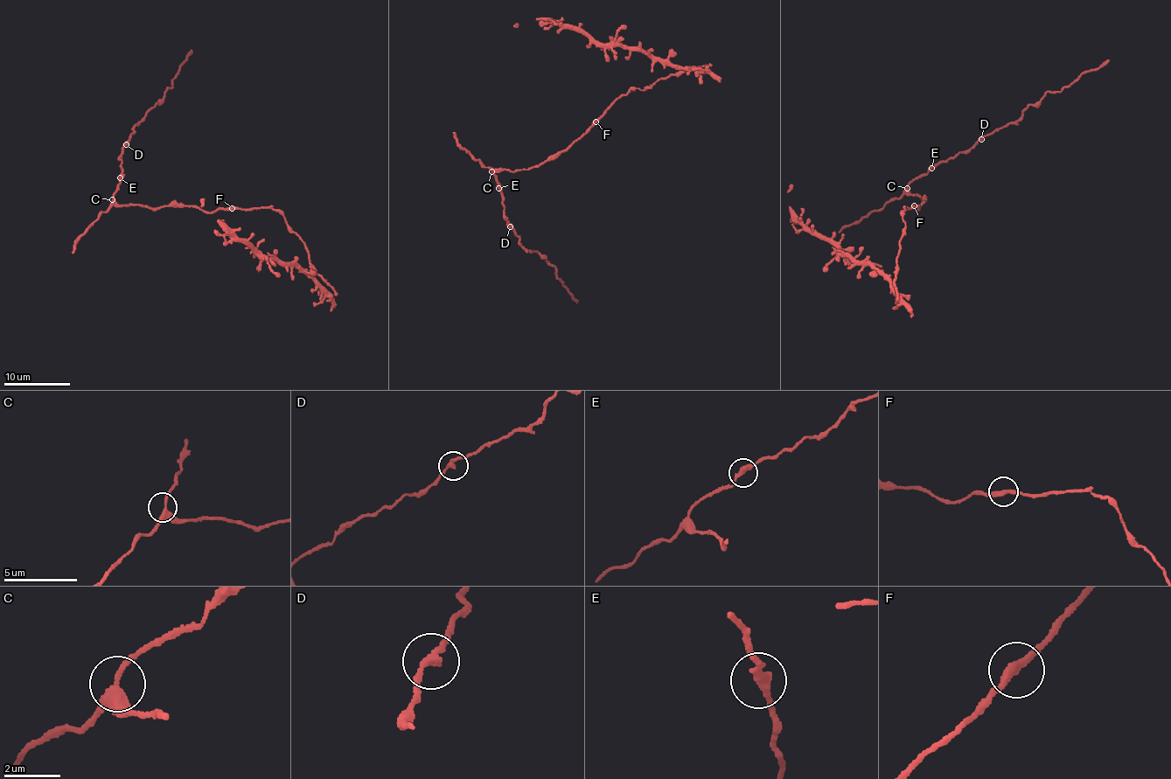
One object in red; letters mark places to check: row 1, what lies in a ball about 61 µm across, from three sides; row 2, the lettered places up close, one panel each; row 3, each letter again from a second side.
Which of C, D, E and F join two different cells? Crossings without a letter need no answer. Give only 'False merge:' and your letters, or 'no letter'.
False merge: no letter

